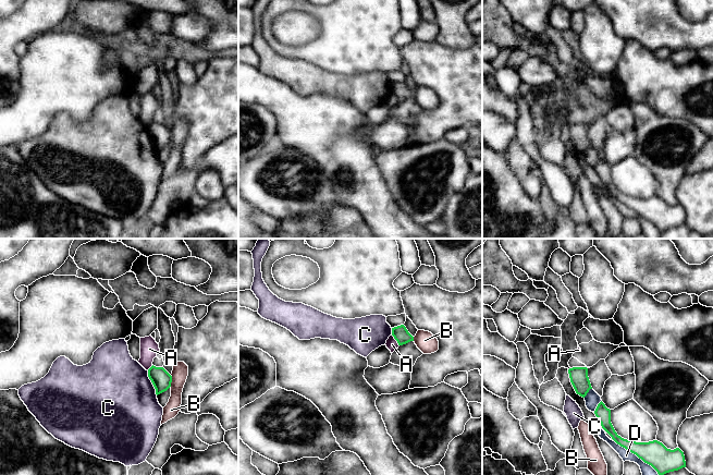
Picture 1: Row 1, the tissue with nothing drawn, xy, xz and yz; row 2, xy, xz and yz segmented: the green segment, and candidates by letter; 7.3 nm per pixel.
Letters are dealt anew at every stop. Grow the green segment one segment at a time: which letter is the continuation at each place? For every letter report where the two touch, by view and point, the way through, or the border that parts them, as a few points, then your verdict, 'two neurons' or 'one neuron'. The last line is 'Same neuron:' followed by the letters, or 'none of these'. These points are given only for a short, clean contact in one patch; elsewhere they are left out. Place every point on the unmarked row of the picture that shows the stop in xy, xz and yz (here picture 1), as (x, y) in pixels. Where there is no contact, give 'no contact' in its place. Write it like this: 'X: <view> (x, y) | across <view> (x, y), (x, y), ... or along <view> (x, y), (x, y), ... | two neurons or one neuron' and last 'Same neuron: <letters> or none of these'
A: xz (395, 95) | along xz (391, 90), (398, 101) | two neurons
B: xy (171, 136) | along xy (170, 131), (171, 142) | two neurons
C: xy (151, 137) | along xy (147, 126), (147, 132), (157, 150) | two neurons
D: yz (638, 212) | two neurons
Same neuron: none of these

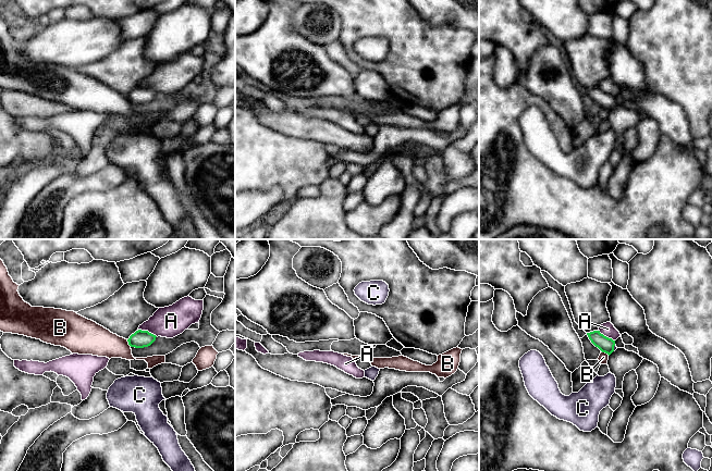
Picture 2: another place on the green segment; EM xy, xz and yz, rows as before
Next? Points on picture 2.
A: xy (147, 87) | two neurons
B: yz (605, 109) | along yz (601, 107), (609, 111) | two neurons
C: yz (613, 104) | across yz (604, 100), (613, 104), (615, 103) | one neuron
Same neuron: C

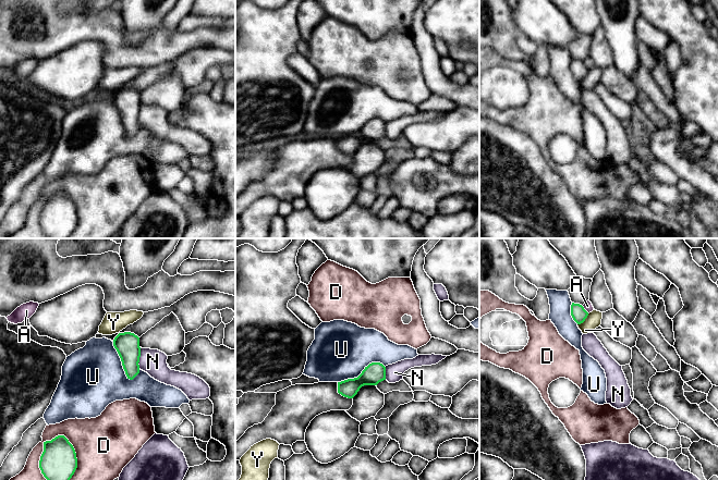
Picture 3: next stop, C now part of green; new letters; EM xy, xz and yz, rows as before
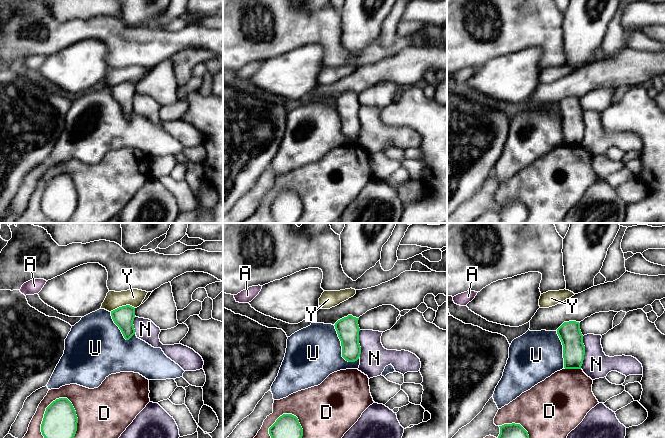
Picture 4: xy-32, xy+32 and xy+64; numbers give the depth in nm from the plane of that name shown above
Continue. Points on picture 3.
A: yz (584, 65) | two neurons
D: xy (75, 212) | two neurons
N: xy (138, 114) | two neurons
U: xy (121, 117) | two neurons
Y: yz (584, 76) | two neurons
Same neuron: none of these

